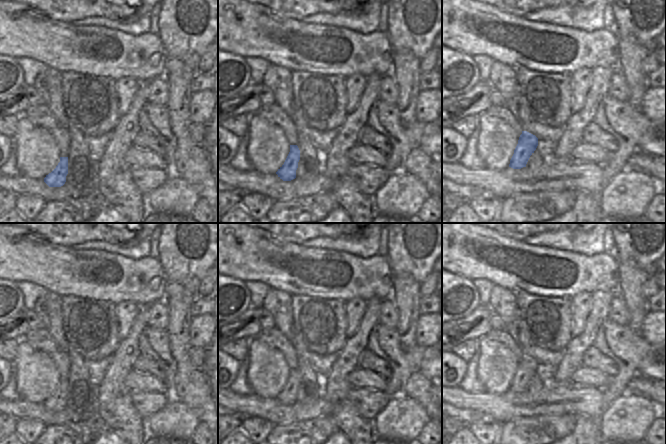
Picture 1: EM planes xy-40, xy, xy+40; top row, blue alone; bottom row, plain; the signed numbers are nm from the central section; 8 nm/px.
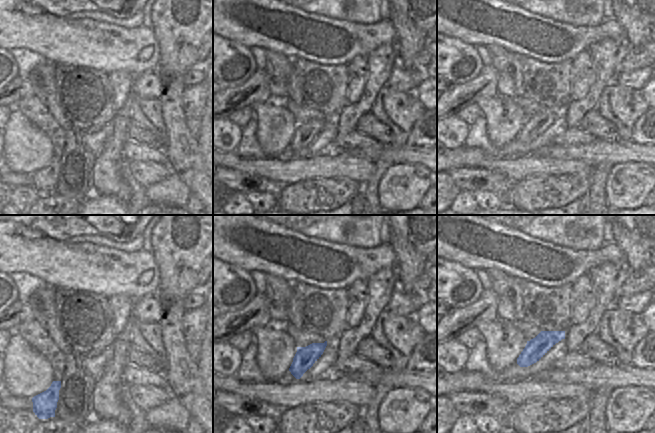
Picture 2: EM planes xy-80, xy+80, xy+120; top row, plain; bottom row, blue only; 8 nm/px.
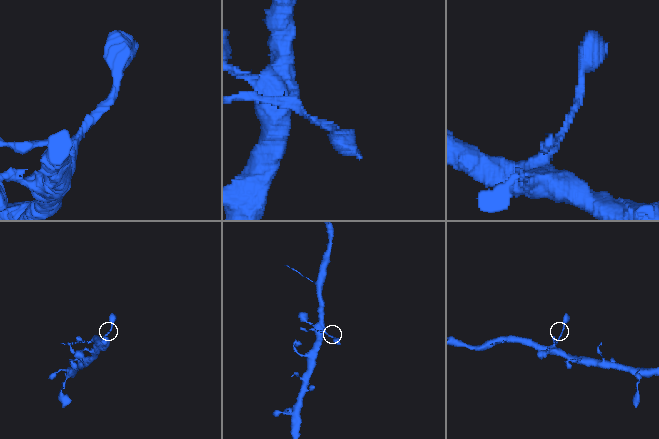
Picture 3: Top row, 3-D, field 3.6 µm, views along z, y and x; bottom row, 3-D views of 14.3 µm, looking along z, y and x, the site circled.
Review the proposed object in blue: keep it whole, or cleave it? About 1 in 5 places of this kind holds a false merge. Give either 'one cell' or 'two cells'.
one cell

